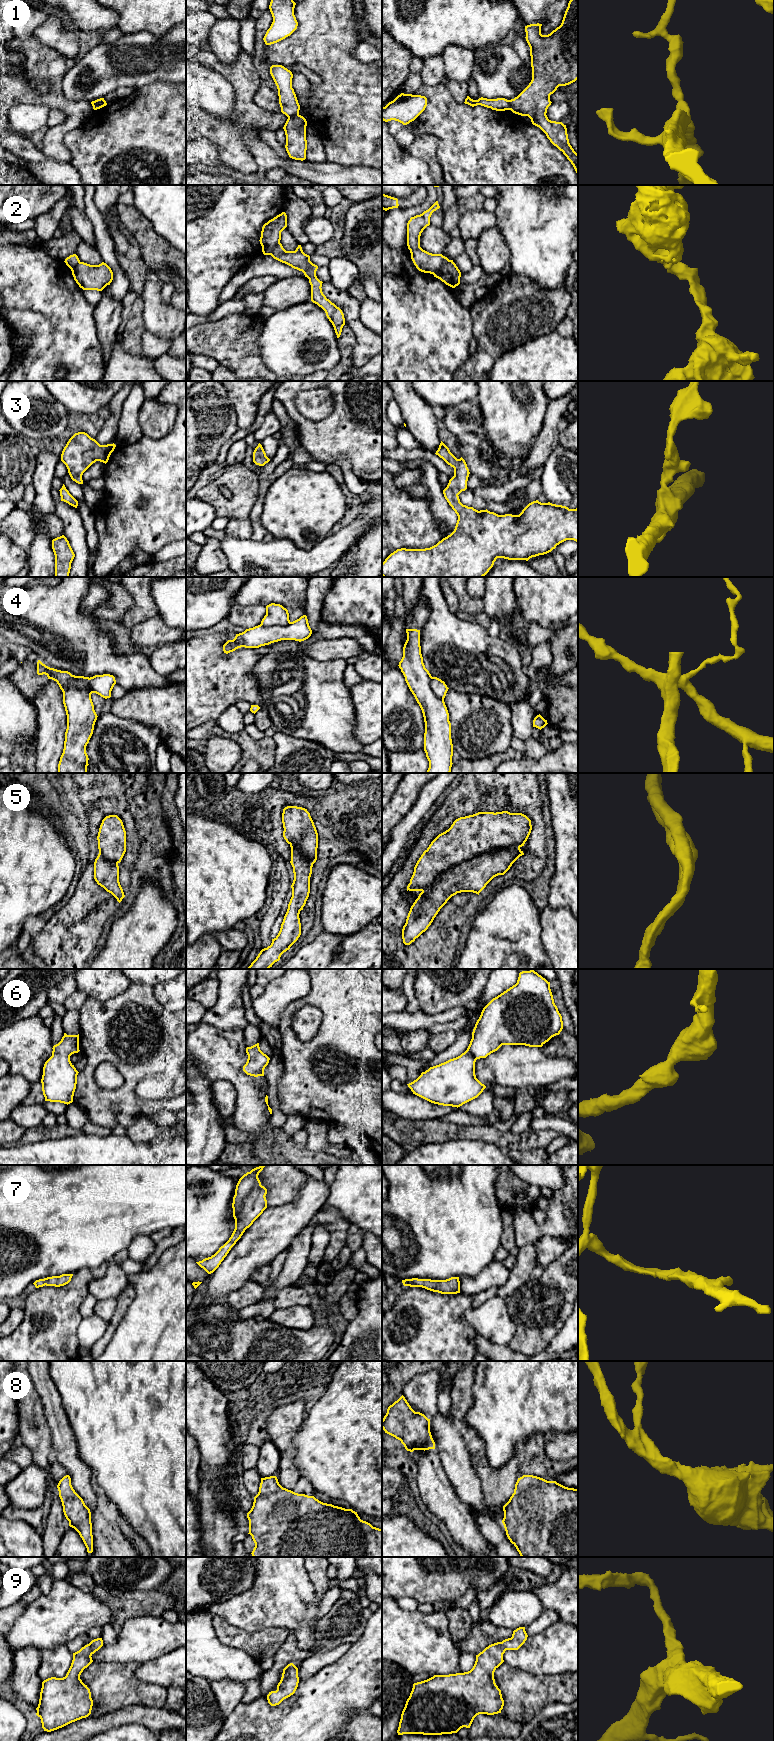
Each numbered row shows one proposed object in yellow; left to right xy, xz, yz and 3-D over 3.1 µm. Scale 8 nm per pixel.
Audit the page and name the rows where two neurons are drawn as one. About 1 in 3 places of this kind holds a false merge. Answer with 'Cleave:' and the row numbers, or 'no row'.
Cleave: 1, 2, 4

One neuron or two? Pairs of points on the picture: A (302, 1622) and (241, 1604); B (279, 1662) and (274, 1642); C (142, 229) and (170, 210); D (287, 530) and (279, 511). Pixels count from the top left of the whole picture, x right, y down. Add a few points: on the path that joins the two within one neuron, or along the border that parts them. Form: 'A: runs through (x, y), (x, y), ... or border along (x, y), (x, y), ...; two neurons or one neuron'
A: runs through (287, 1607), (256, 1606); one neuron
B: border along (290, 1633), (273, 1657); two neurons
C: border along (134, 206), (166, 240); two neurons
D: runs through (287, 525), (287, 519), (284, 516); one neuron

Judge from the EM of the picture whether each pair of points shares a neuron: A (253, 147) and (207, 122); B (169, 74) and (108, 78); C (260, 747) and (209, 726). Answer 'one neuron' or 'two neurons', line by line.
A: two neurons
B: one neuron
C: one neuron

